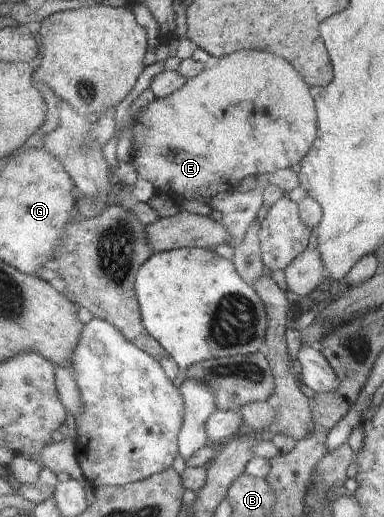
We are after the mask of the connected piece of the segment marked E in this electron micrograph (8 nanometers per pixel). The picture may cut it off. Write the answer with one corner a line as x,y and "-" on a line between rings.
239,51
225,57
219,58
219,63
215,67
205,68
205,71
195,77
188,79
183,89
172,93
164,98
156,98
141,107
133,115
135,124
135,137
131,145
133,159
133,167
137,170
138,177
145,177
147,181
151,181
155,185
155,189
159,192
166,193
170,197
178,199
197,199
208,204
209,199
213,199
219,193
235,192
236,187
243,187
243,179
251,179
251,175
259,176
263,173
273,173
282,169
289,169
297,163
303,161
303,157
311,151
314,141
318,135
318,108
315,109
315,101
313,95
309,91
309,85
305,83
305,79
297,73
297,69
283,57
267,53
267,51

